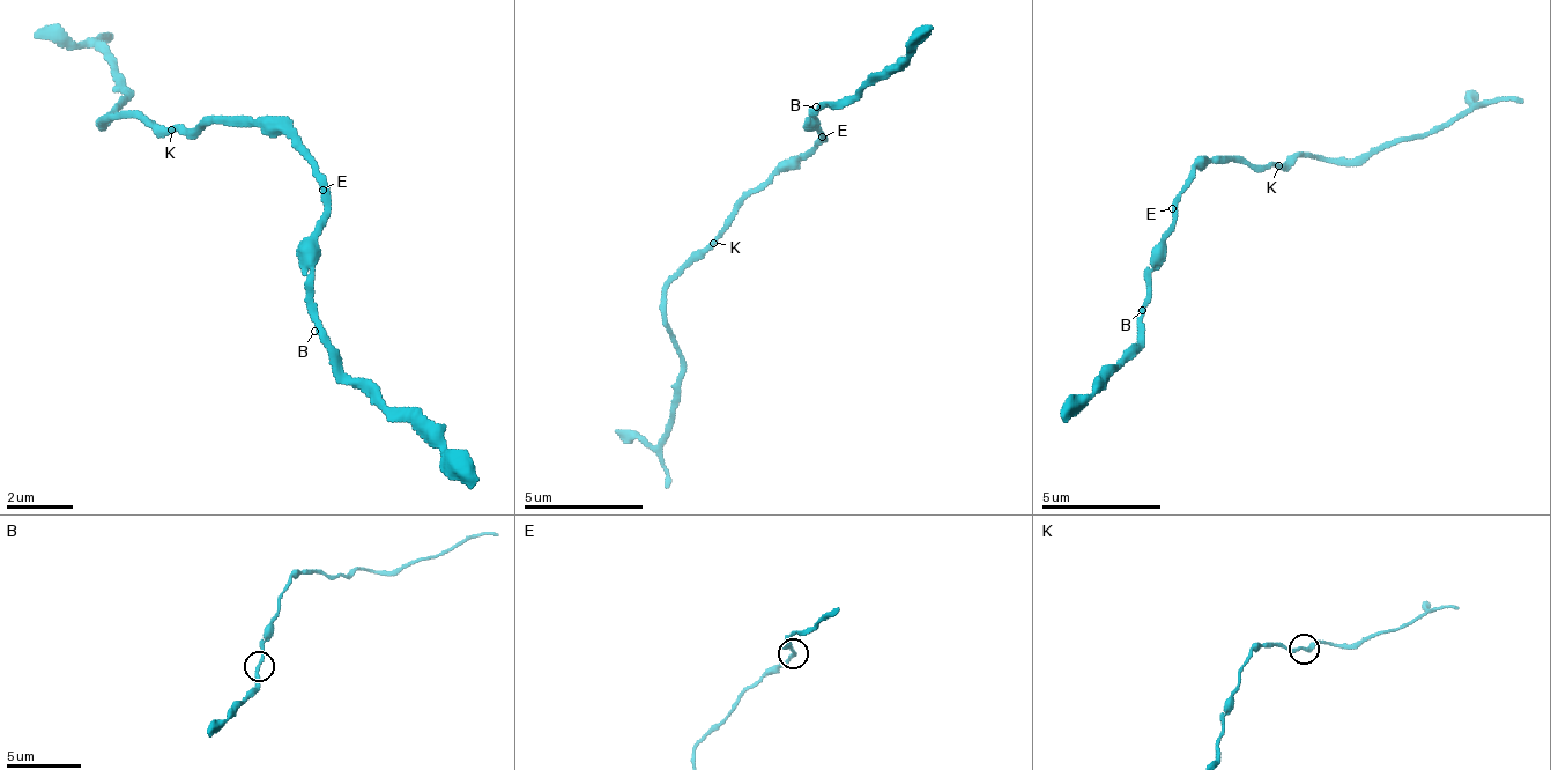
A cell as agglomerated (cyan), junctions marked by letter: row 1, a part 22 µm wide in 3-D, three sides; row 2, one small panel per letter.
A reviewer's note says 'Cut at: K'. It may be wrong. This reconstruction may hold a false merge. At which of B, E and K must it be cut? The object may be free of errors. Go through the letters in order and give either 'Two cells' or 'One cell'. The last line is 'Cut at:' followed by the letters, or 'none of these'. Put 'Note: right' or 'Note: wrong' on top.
Note: right
B: One cell
E: One cell
K: Two cells
Cut at: K

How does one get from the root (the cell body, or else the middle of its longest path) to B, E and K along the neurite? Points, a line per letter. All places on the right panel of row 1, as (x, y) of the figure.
B: (1214, 161), (1202, 161), (1190, 172), (1190, 185), (1172, 208), (1166, 257), (1149, 274), (1149, 304), (1142, 310)
E: (1214, 161), (1202, 161), (1190, 172), (1190, 185), (1172, 208)
K: (1214, 161), (1249, 161), (1256, 167), (1279, 167)

